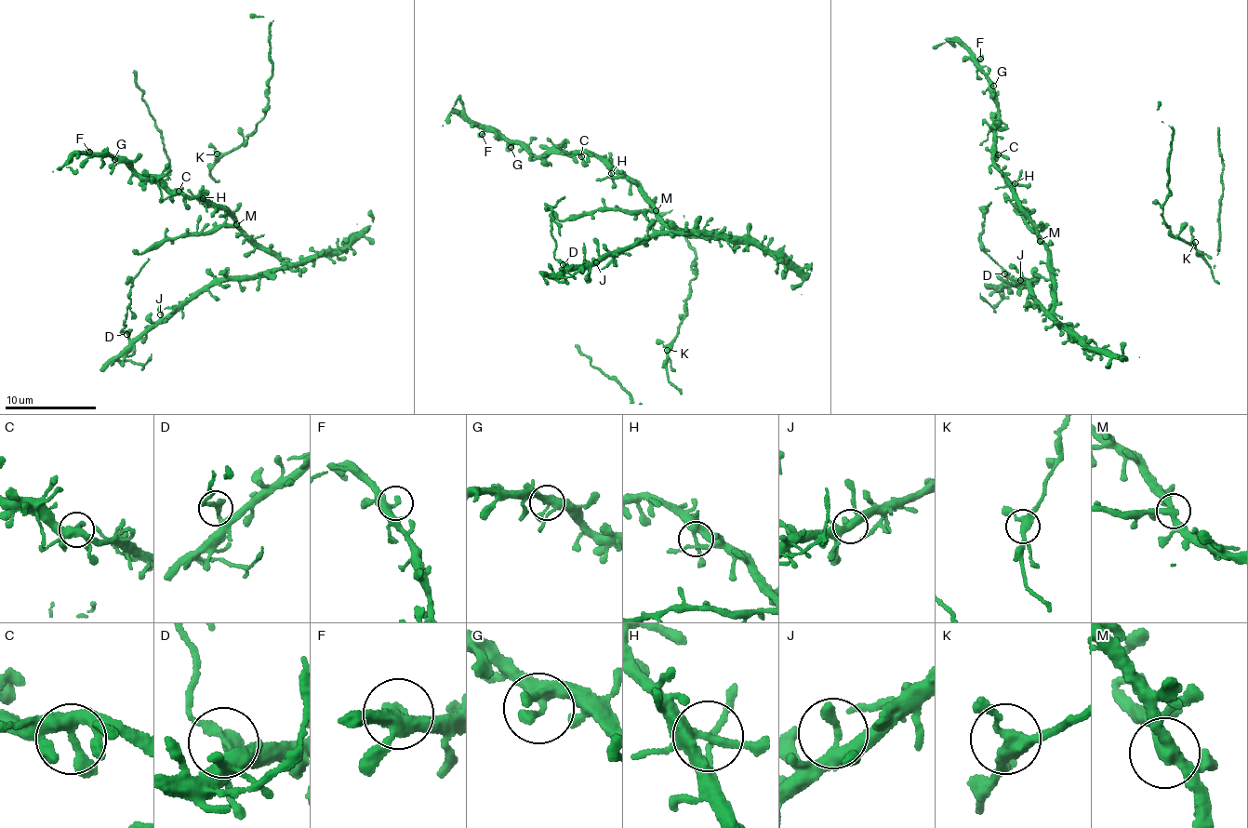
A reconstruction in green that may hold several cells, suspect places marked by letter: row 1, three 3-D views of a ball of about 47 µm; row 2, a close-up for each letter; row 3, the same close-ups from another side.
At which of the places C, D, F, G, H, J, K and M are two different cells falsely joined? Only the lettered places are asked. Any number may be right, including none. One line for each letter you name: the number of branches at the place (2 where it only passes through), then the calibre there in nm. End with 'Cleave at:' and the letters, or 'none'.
D: 2 branches meet; 300 nm thick
M: 4 branches meet; 320 nm thick
Cleave at: D, M

